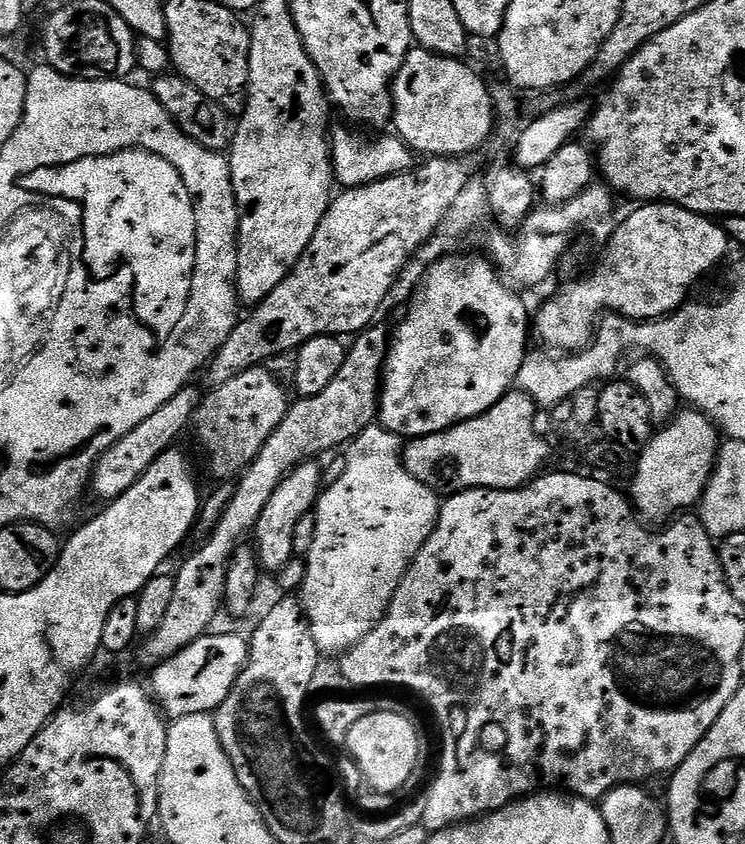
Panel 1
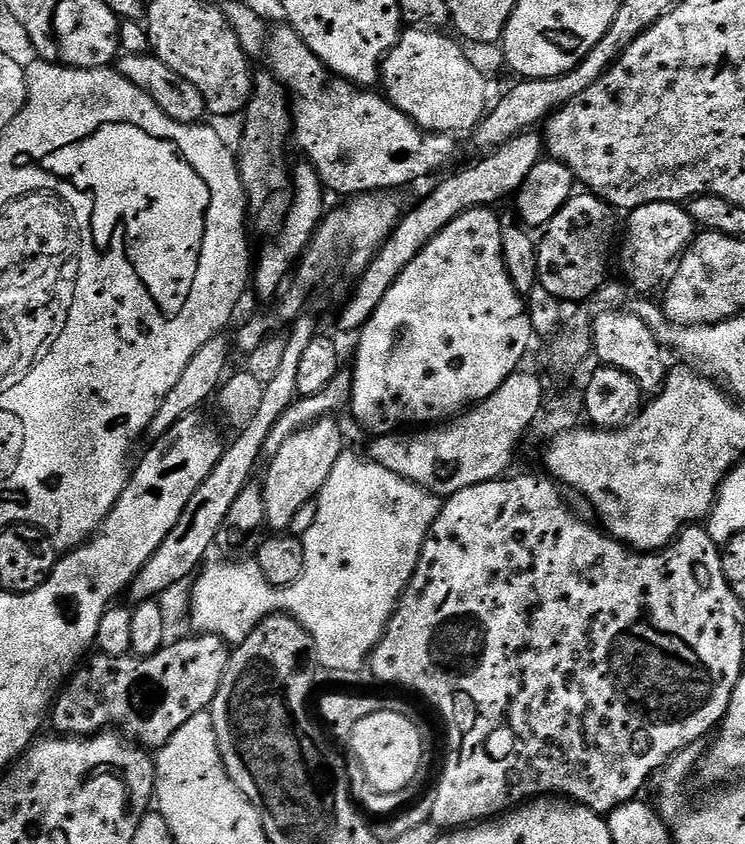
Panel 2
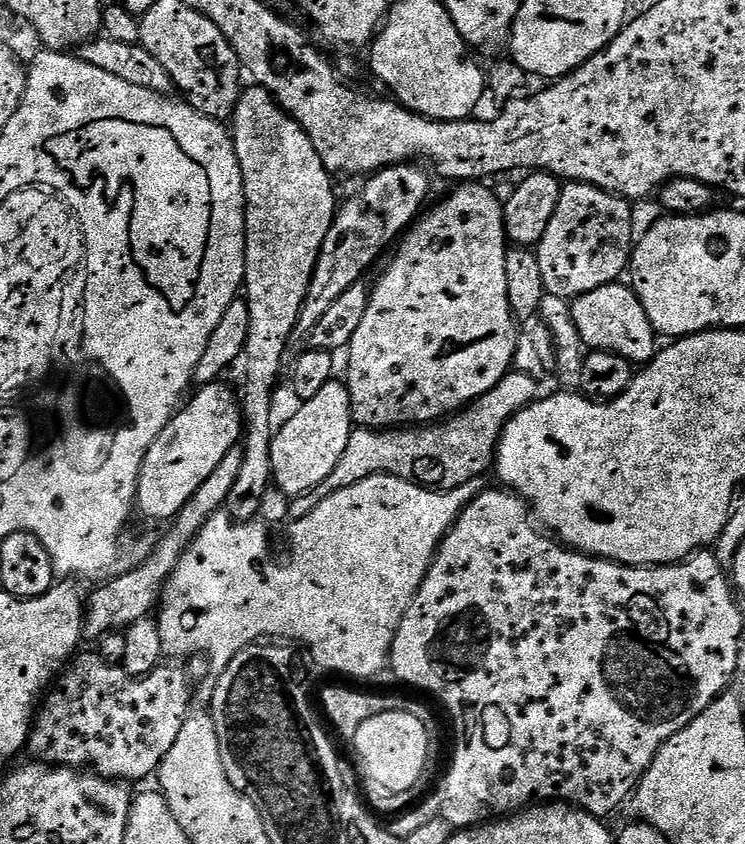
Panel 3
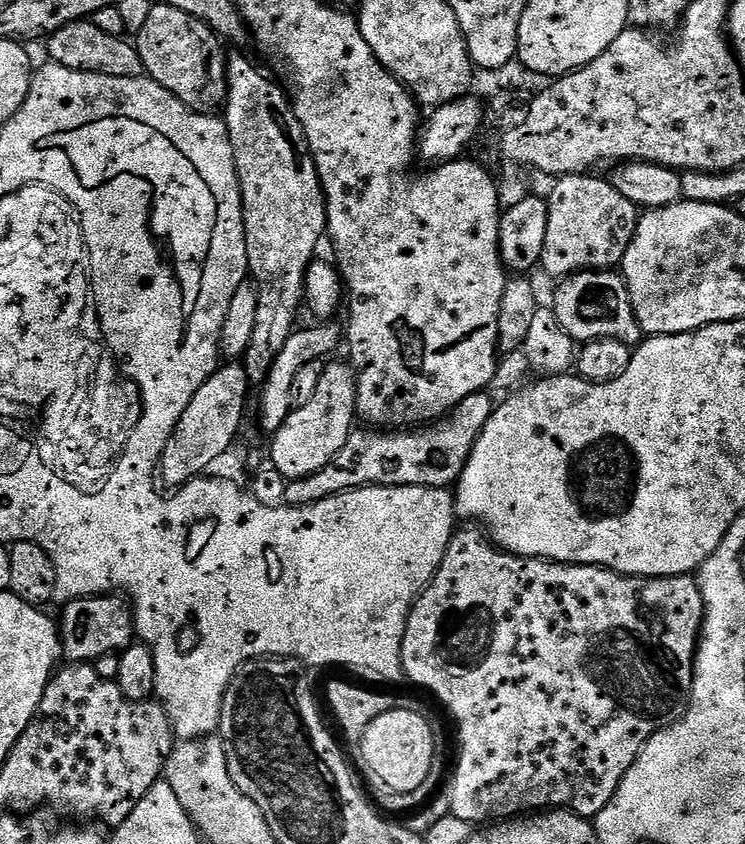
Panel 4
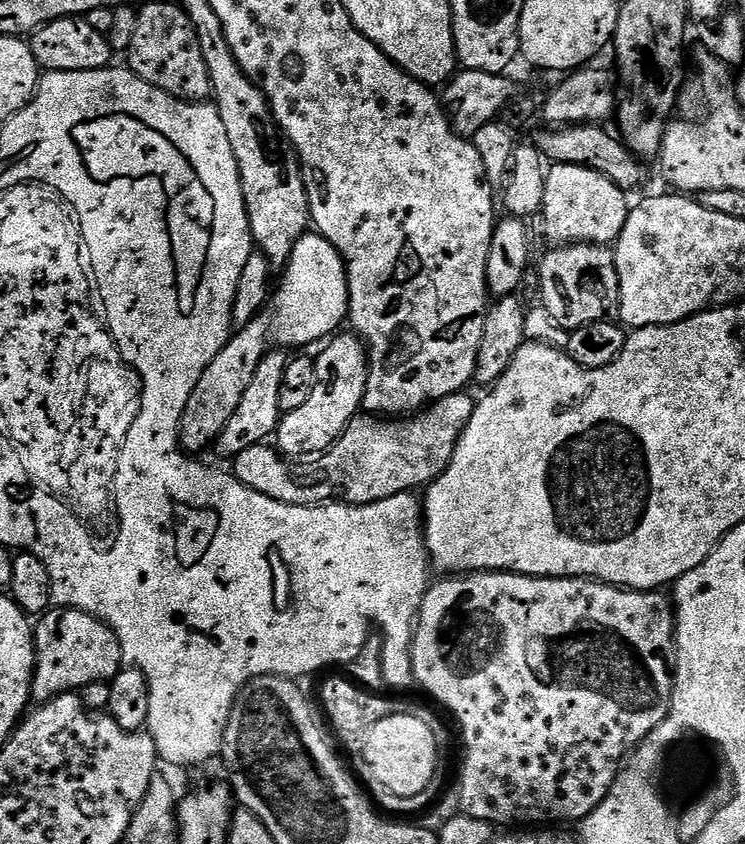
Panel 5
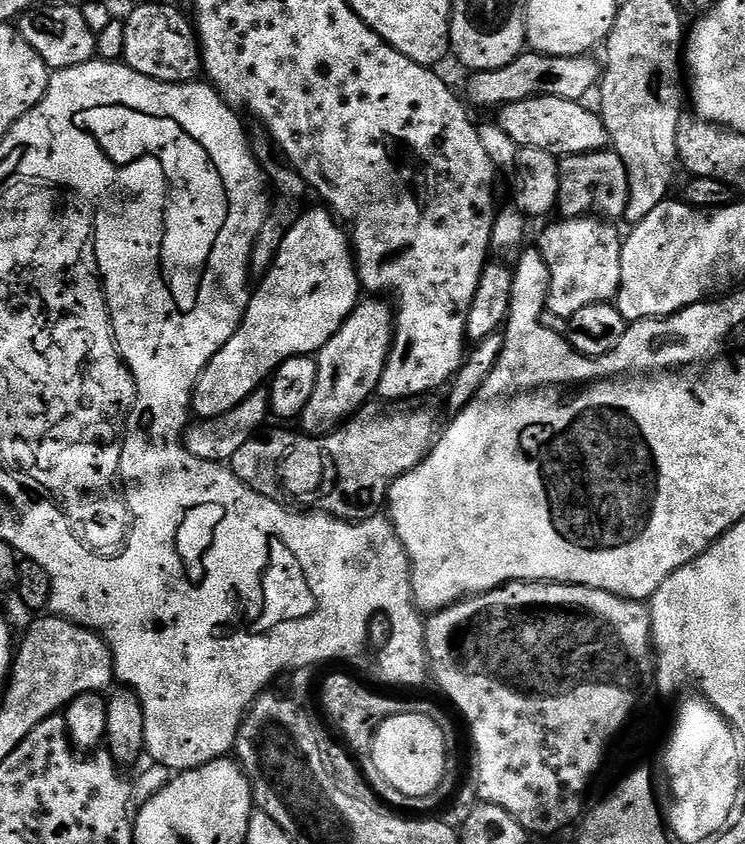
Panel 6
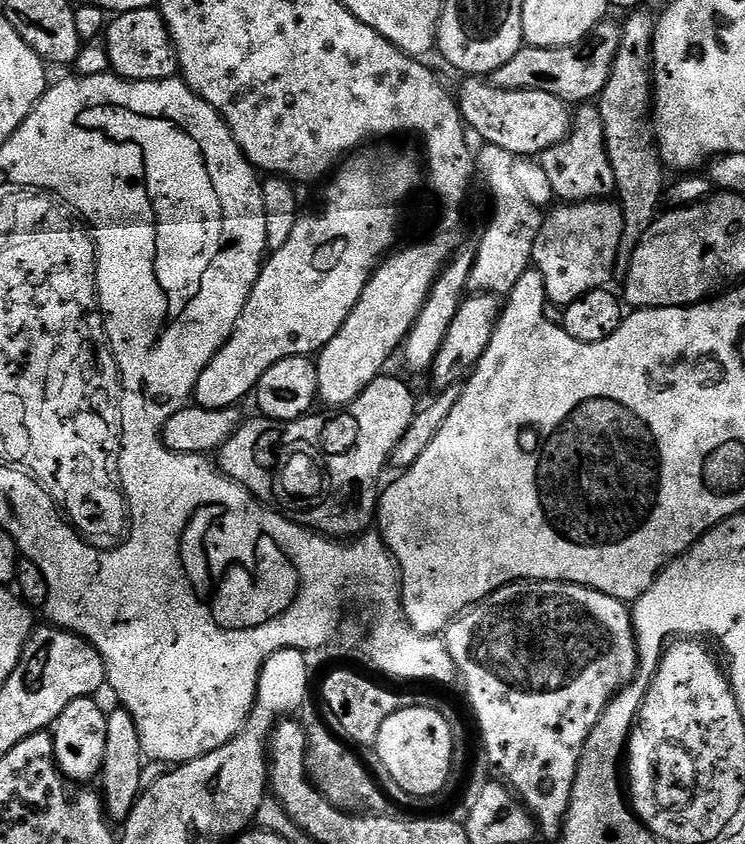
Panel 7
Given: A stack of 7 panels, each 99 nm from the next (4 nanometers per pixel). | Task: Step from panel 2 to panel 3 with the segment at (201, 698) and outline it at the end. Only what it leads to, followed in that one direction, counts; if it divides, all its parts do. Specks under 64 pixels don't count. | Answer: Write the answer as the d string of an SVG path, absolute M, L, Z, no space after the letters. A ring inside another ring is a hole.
M99 651L83 652L63 669L54 687L43 697L32 721L32 731L28 733L27 755L57 768L89 768L97 776L117 782L144 780L159 769L164 756L170 754L170 746L182 734L182 726L193 711L192 680L187 670L179 668L176 662L165 663L146 677L132 676L121 665L107 664Z

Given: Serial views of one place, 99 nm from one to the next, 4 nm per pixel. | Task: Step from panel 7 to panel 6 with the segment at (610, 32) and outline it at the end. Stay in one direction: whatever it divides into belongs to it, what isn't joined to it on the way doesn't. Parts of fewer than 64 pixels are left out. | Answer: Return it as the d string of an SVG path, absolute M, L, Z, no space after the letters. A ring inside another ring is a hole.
M525 50L514 62L489 72L472 72L468 80L467 99L480 108L499 109L505 104L522 102L531 96L553 96L567 100L585 99L588 91L597 87L602 75L599 63L592 61L591 55L583 56L544 56L541 52Z

